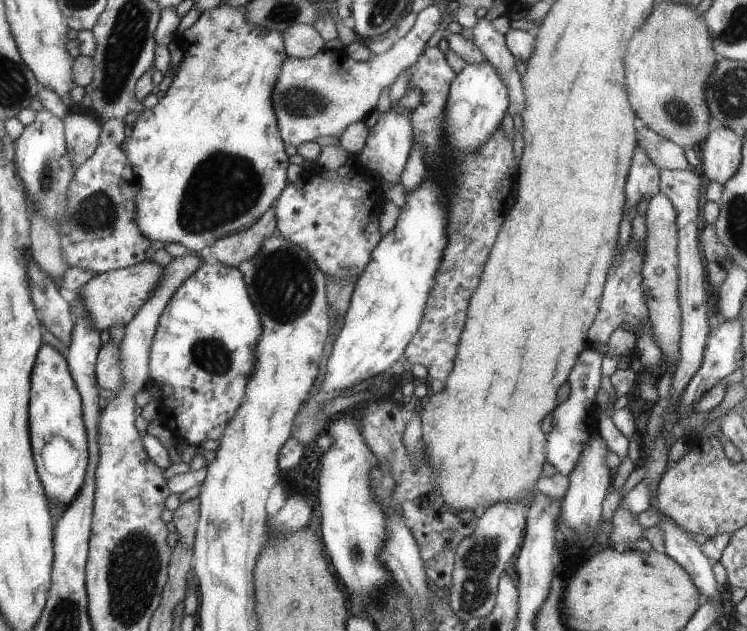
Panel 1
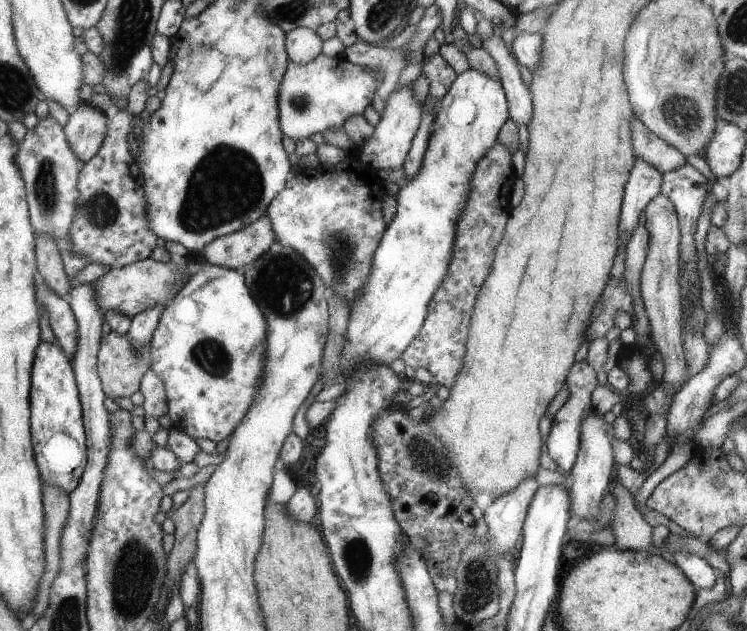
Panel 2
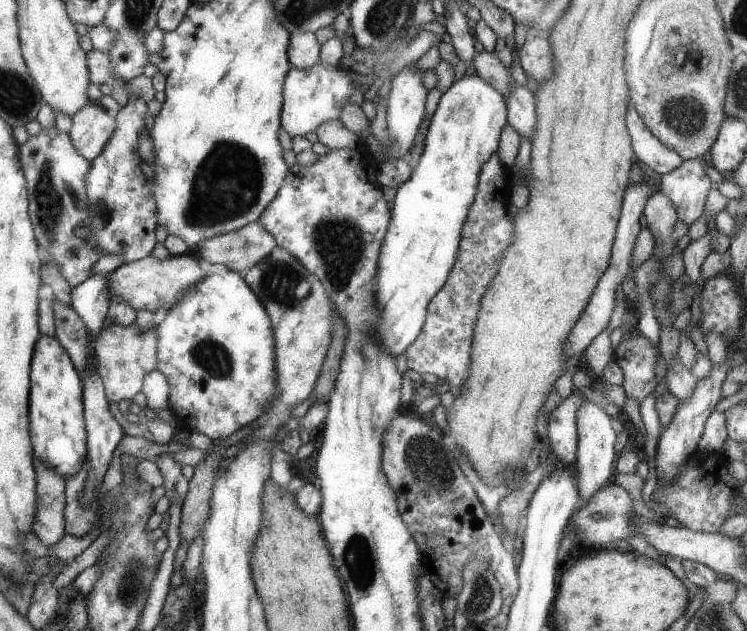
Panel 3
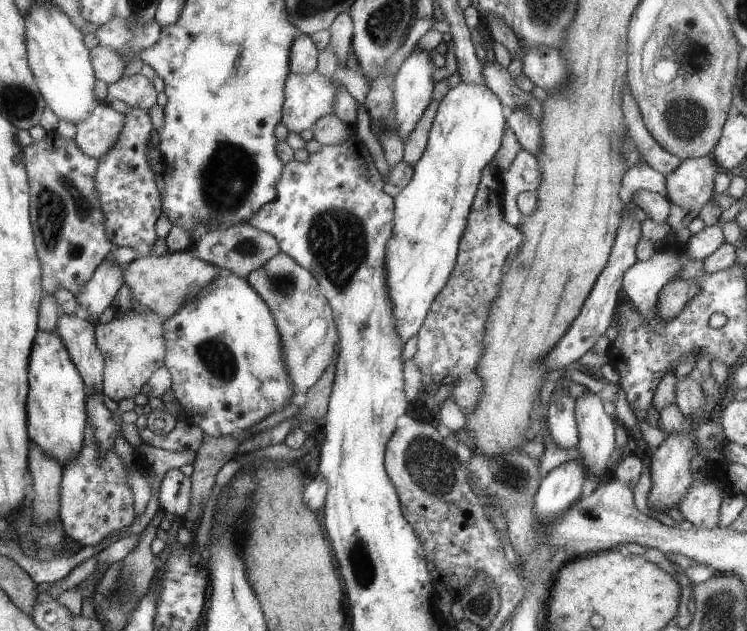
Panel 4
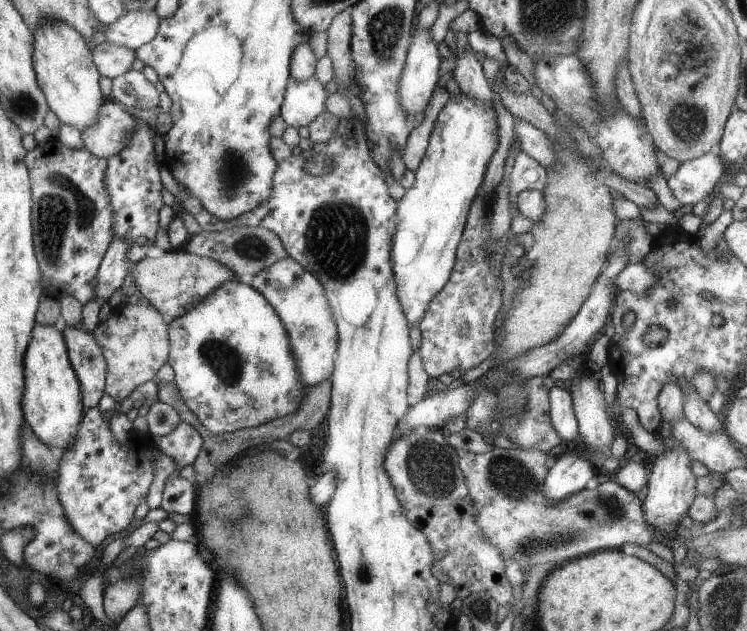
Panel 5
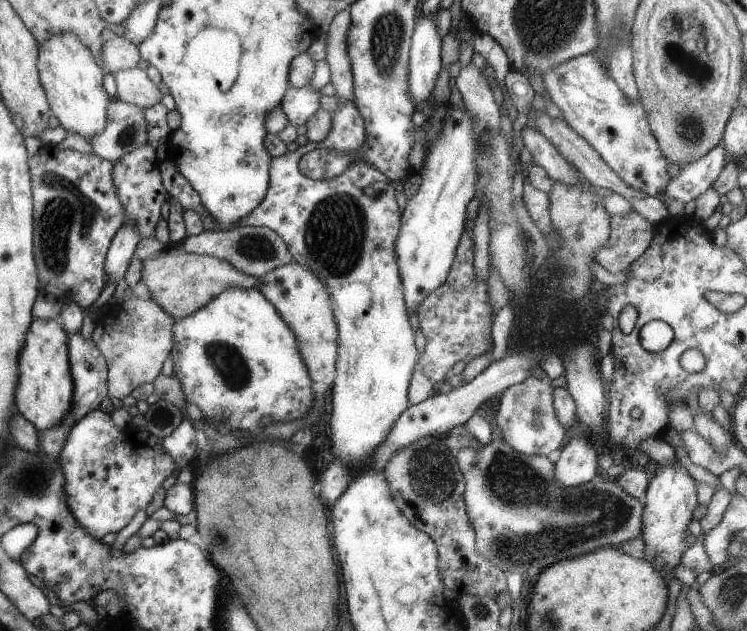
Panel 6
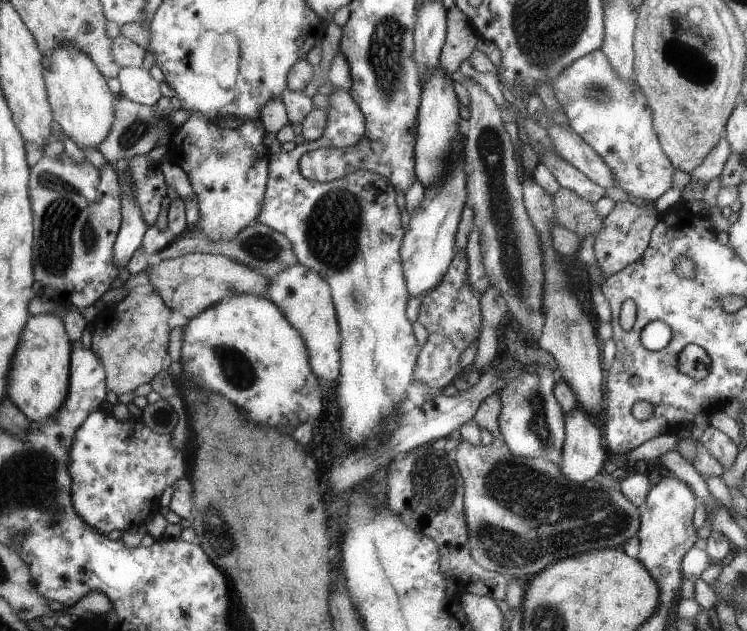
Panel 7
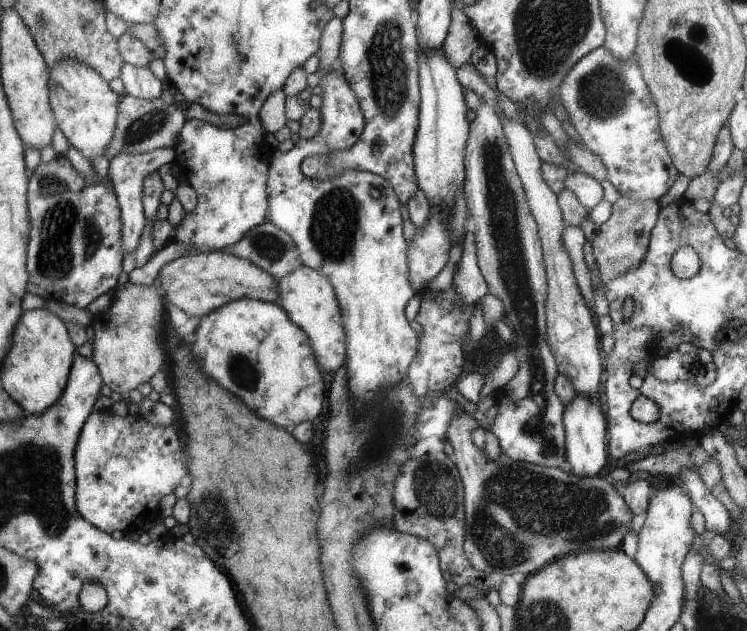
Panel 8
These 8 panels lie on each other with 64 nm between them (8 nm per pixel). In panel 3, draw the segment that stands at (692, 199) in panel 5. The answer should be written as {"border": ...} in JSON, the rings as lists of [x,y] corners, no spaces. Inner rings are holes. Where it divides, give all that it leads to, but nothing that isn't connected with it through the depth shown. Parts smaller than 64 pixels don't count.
{"border":[[[707,157],[682,159],[675,170],[660,176],[659,189],[675,207],[679,222],[688,226],[702,214],[709,189],[714,186],[707,176]]]}

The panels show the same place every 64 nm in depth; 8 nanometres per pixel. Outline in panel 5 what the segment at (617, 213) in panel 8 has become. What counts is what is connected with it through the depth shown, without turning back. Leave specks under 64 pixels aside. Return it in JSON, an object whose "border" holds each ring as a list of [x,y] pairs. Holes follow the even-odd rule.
{"border":[[[640,218],[615,220],[611,244],[605,252],[605,263],[611,260],[611,254],[617,248],[627,252],[627,265],[639,263],[639,260],[654,246],[655,237],[644,229]]]}

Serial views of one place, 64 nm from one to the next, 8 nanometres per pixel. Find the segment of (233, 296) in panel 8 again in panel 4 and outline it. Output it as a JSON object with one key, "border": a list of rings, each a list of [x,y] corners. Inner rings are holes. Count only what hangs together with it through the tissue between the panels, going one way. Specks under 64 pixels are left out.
{"border":[[[189,249],[181,252],[167,252],[163,256],[145,255],[127,263],[123,274],[123,284],[131,290],[133,302],[165,318],[173,316],[185,300],[197,296],[197,292],[217,278],[217,266],[194,257]]]}

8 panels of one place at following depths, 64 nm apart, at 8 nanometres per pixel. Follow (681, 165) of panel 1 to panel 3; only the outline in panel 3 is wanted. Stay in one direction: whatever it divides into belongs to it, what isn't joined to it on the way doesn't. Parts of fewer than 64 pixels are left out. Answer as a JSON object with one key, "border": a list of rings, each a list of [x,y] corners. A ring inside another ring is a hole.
{"border":[[[631,102],[628,103],[626,127],[630,136],[631,148],[635,159],[643,162],[644,166],[655,174],[663,176],[671,170],[675,170],[682,162],[673,150],[661,144],[655,136],[649,132],[645,123],[639,118],[637,110]]]}

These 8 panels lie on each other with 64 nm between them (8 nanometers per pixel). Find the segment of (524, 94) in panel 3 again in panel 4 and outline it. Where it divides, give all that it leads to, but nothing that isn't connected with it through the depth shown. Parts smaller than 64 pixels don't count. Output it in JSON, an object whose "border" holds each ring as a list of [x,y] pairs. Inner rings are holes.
{"border":[[[523,110],[506,111],[505,117],[506,126],[515,134],[521,148],[525,148],[535,156],[539,150],[539,138],[541,138],[541,128],[537,120],[533,120],[533,116],[529,116]]]}

